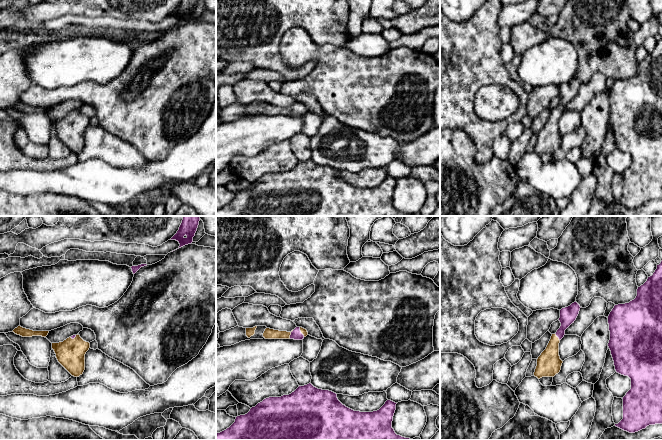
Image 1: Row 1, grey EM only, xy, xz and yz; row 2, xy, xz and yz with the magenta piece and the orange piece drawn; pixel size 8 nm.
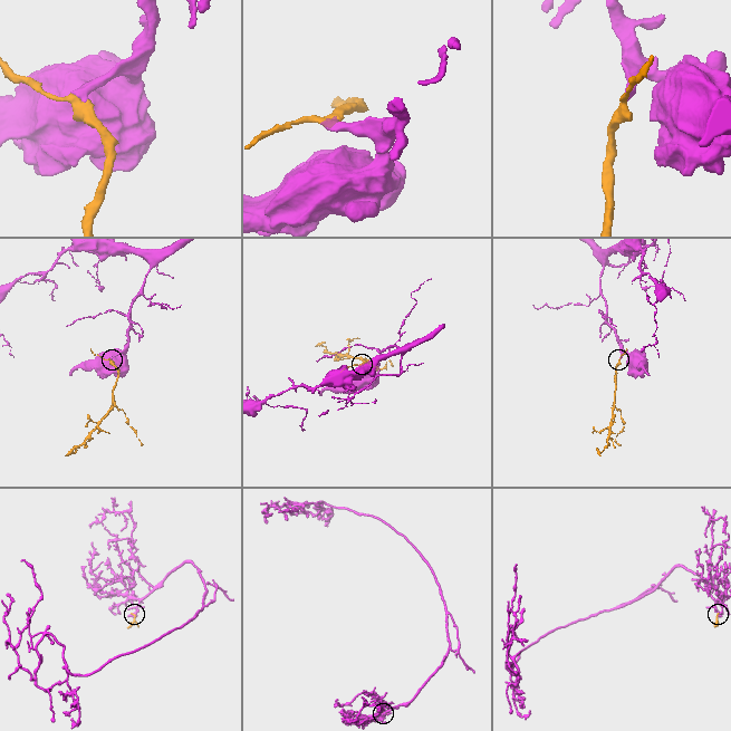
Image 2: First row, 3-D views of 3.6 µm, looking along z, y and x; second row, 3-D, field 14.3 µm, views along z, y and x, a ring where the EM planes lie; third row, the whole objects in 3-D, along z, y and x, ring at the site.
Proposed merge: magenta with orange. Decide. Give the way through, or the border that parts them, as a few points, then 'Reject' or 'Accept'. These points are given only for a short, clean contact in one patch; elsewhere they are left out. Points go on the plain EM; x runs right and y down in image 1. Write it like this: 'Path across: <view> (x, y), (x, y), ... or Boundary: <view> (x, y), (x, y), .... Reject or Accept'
Path across: xz (296, 110), (291, 110), (269, 109). Accept

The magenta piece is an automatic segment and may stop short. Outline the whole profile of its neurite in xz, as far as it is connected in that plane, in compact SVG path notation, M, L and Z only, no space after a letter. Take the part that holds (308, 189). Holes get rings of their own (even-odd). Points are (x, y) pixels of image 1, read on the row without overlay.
M309 159L299 162L289 171L264 175L252 183L247 190L237 192L229 204L216 209L216 216L412 216L397 211L392 204L396 180L387 176L377 187L354 187L343 181L336 169L318 165Z

